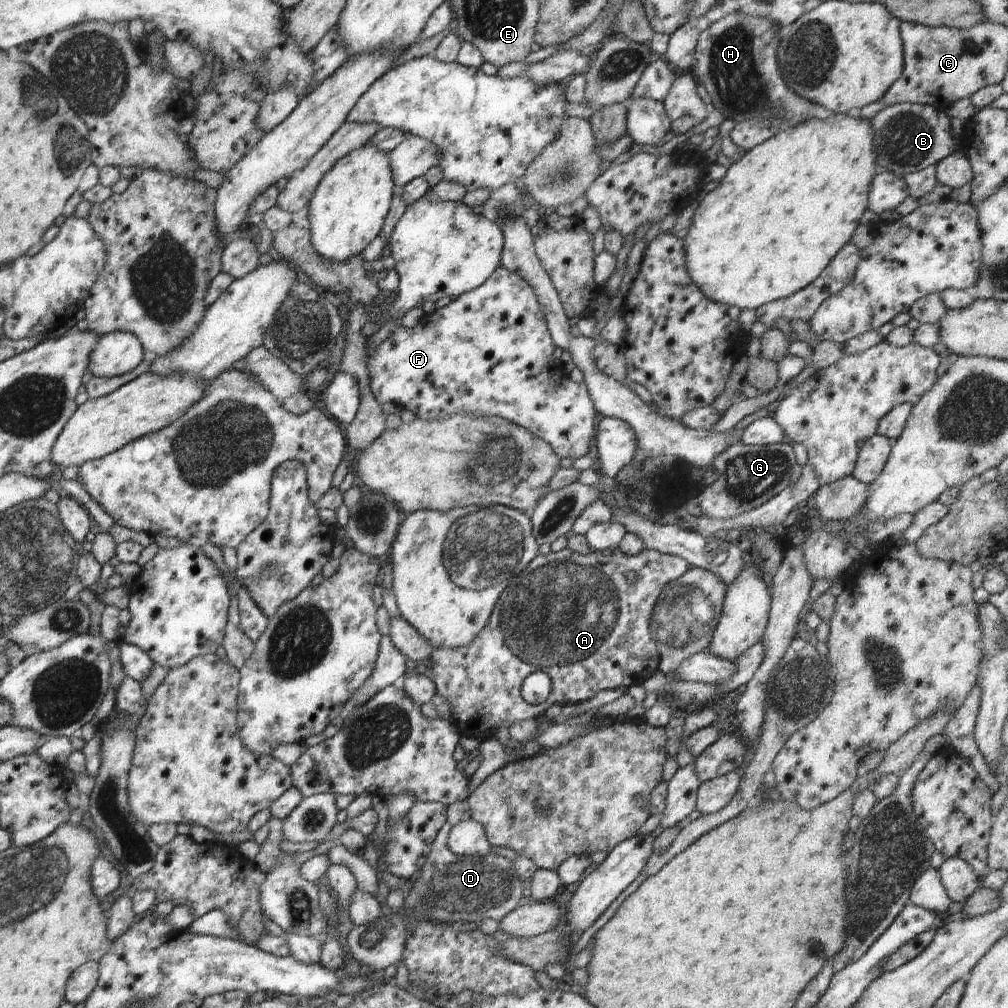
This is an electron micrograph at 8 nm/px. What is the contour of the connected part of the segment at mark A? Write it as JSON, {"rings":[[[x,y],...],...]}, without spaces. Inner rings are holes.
{"rings":[[[568,548],[558,552],[550,552],[542,555],[538,554],[525,565],[522,572],[512,578],[512,586],[506,587],[498,597],[498,602],[494,605],[488,624],[478,633],[472,642],[466,646],[447,649],[440,647],[434,649],[429,659],[432,668],[432,680],[434,681],[437,695],[443,696],[451,708],[451,721],[455,724],[458,732],[467,736],[475,737],[480,742],[494,736],[494,730],[498,730],[502,725],[507,728],[516,721],[536,719],[545,714],[549,706],[559,704],[561,707],[566,704],[583,703],[590,700],[597,692],[606,689],[628,688],[636,684],[642,685],[647,678],[654,676],[660,670],[661,655],[658,654],[657,645],[650,634],[650,621],[654,605],[666,584],[680,578],[686,571],[690,570],[689,562],[676,555],[664,554],[654,549],[644,549],[642,552],[632,556],[626,556],[619,548],[609,551],[592,551],[590,554],[581,555]],[[536,671],[545,672],[551,680],[551,693],[548,698],[540,704],[528,704],[521,695],[521,686],[529,674]]]}

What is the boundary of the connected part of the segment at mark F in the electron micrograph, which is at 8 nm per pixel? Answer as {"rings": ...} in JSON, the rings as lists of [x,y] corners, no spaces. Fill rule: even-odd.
{"rings":[[[502,266],[496,268],[482,286],[474,290],[462,293],[446,305],[437,309],[434,313],[424,316],[418,323],[412,327],[396,326],[391,336],[388,337],[378,350],[367,355],[367,369],[370,375],[370,388],[374,398],[382,405],[384,402],[395,402],[403,410],[410,411],[416,418],[432,422],[433,420],[447,419],[454,414],[473,414],[486,415],[489,417],[502,417],[511,423],[517,424],[526,430],[529,430],[534,436],[545,440],[560,458],[572,458],[572,460],[583,457],[588,454],[591,440],[594,440],[596,430],[594,429],[594,416],[597,410],[590,398],[587,386],[583,382],[570,382],[570,377],[562,372],[562,362],[559,365],[552,356],[556,345],[552,342],[550,331],[547,327],[543,310],[538,304],[537,296],[534,294],[532,287],[517,273]],[[566,378],[566,390],[562,390],[562,379]]]}

